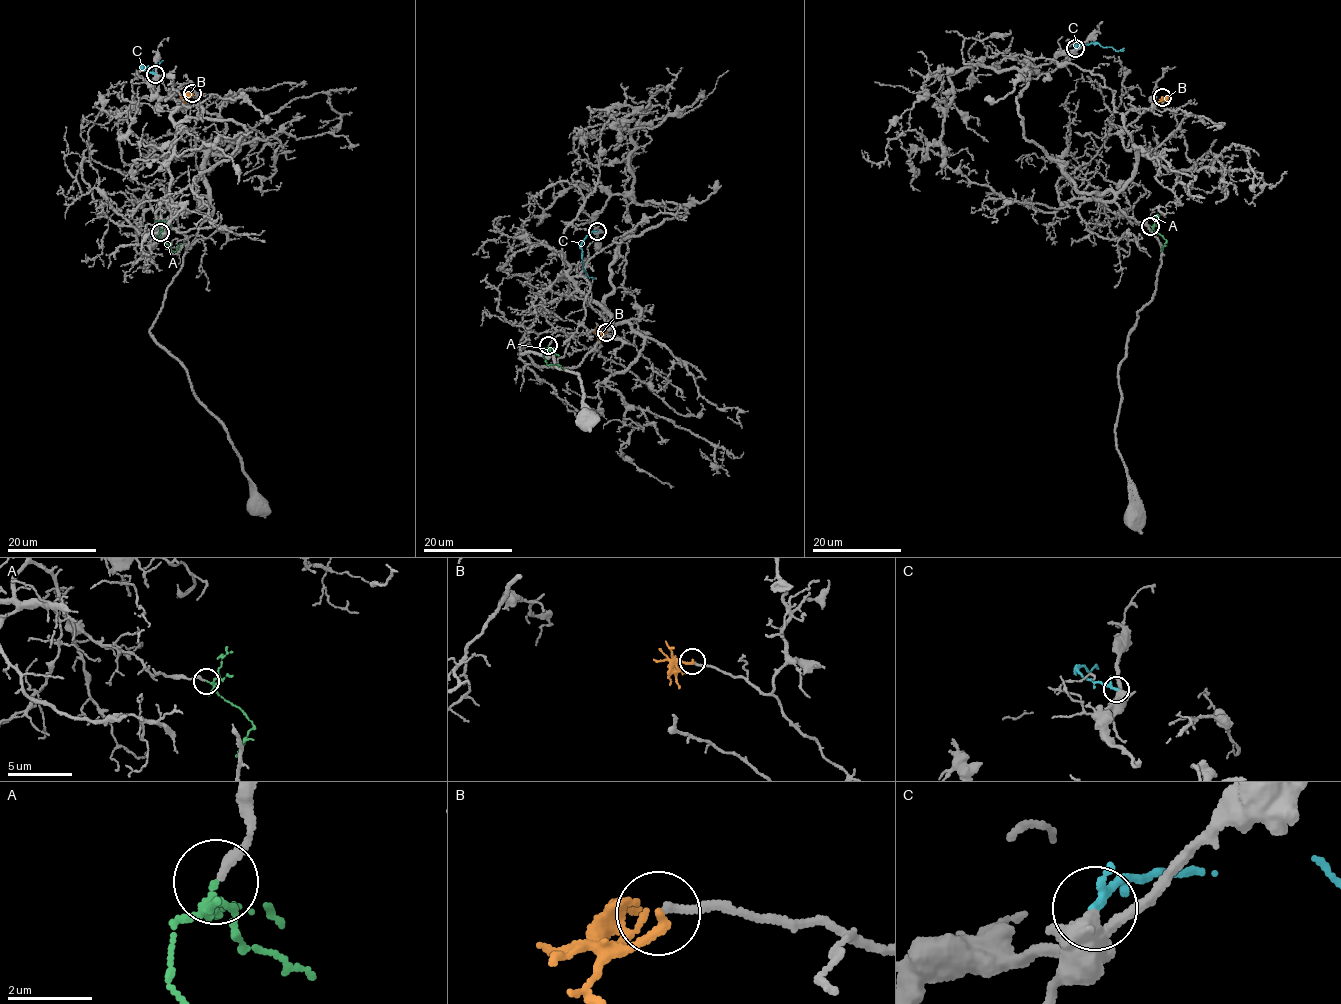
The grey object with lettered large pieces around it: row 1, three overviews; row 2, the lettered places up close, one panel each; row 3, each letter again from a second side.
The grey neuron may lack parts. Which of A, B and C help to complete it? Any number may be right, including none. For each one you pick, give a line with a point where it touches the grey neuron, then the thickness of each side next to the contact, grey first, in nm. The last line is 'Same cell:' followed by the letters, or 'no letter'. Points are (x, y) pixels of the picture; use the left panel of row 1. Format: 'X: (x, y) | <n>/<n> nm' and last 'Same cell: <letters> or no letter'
A: (160, 232) | 190/110 nm
Same cell: A

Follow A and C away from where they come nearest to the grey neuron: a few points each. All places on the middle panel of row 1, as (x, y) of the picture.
A: (548, 345), (543, 351), (547, 365), (558, 364), (563, 370)
C: (597, 231), (591, 232), (581, 245), (584, 271), (595, 279)

